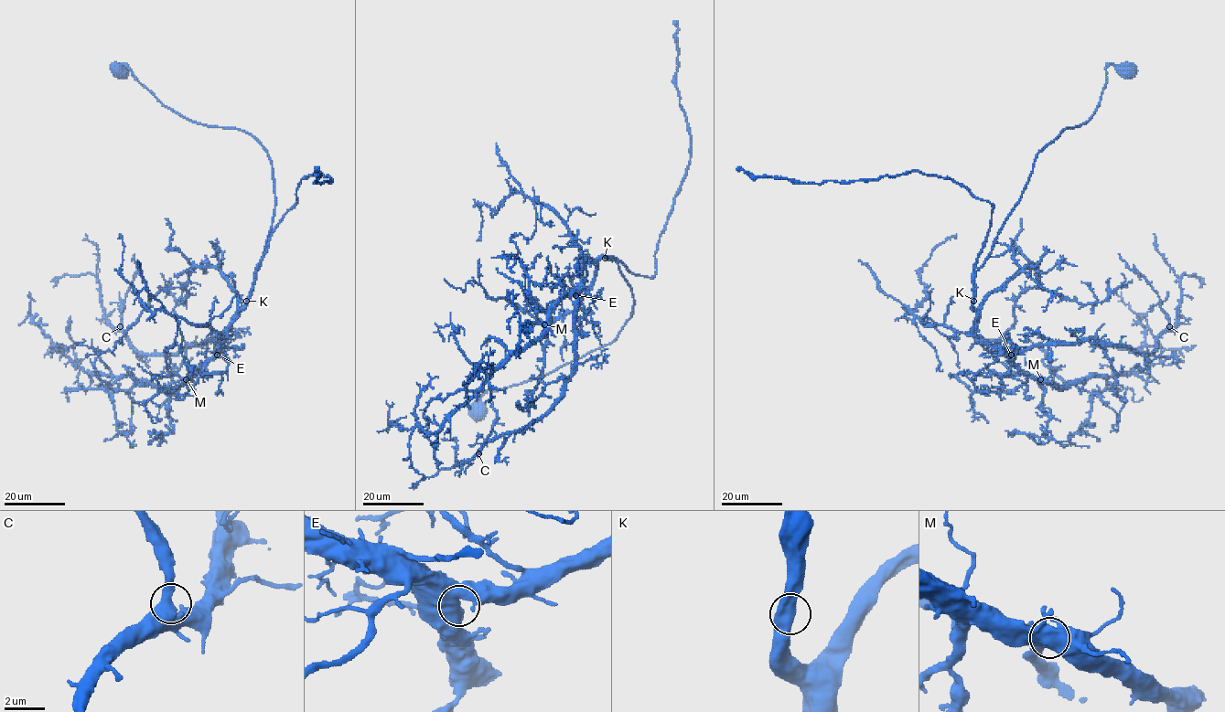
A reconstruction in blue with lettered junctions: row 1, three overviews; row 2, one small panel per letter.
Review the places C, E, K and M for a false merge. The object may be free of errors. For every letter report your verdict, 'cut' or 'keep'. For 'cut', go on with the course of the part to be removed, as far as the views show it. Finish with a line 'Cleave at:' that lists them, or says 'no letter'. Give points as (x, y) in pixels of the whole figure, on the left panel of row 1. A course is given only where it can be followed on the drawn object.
C: keep
E: keep
K: keep
M: keep
Cleave at: no letter

